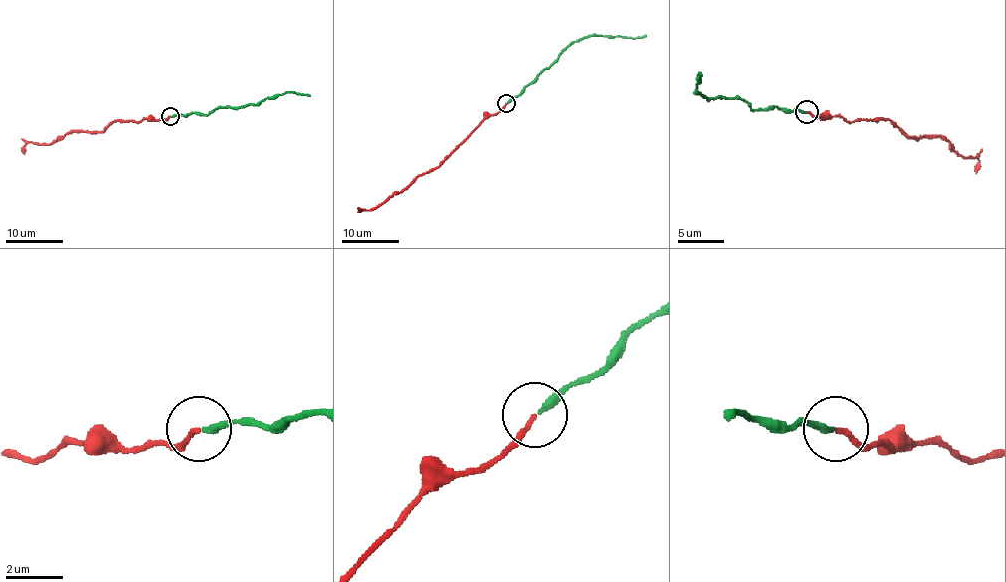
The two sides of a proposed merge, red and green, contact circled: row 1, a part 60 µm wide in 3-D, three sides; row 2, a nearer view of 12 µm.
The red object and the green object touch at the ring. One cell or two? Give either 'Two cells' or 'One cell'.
One cell

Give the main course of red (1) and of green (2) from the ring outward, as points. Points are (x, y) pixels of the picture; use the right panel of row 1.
1: (807, 111), (851, 123), (888, 118), (907, 136), (941, 136), (962, 157), (979, 153), (976, 174)
2: (807, 111), (753, 109), (742, 99), (707, 97), (698, 92), (700, 74), (695, 78)

